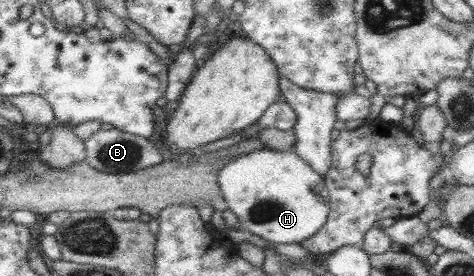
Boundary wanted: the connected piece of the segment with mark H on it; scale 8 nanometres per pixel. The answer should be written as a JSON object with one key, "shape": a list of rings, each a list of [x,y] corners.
{"shape":[[[266,147],[241,155],[223,167],[218,181],[228,208],[238,217],[242,228],[265,240],[302,244],[329,221],[331,207],[326,179],[294,150]]]}

